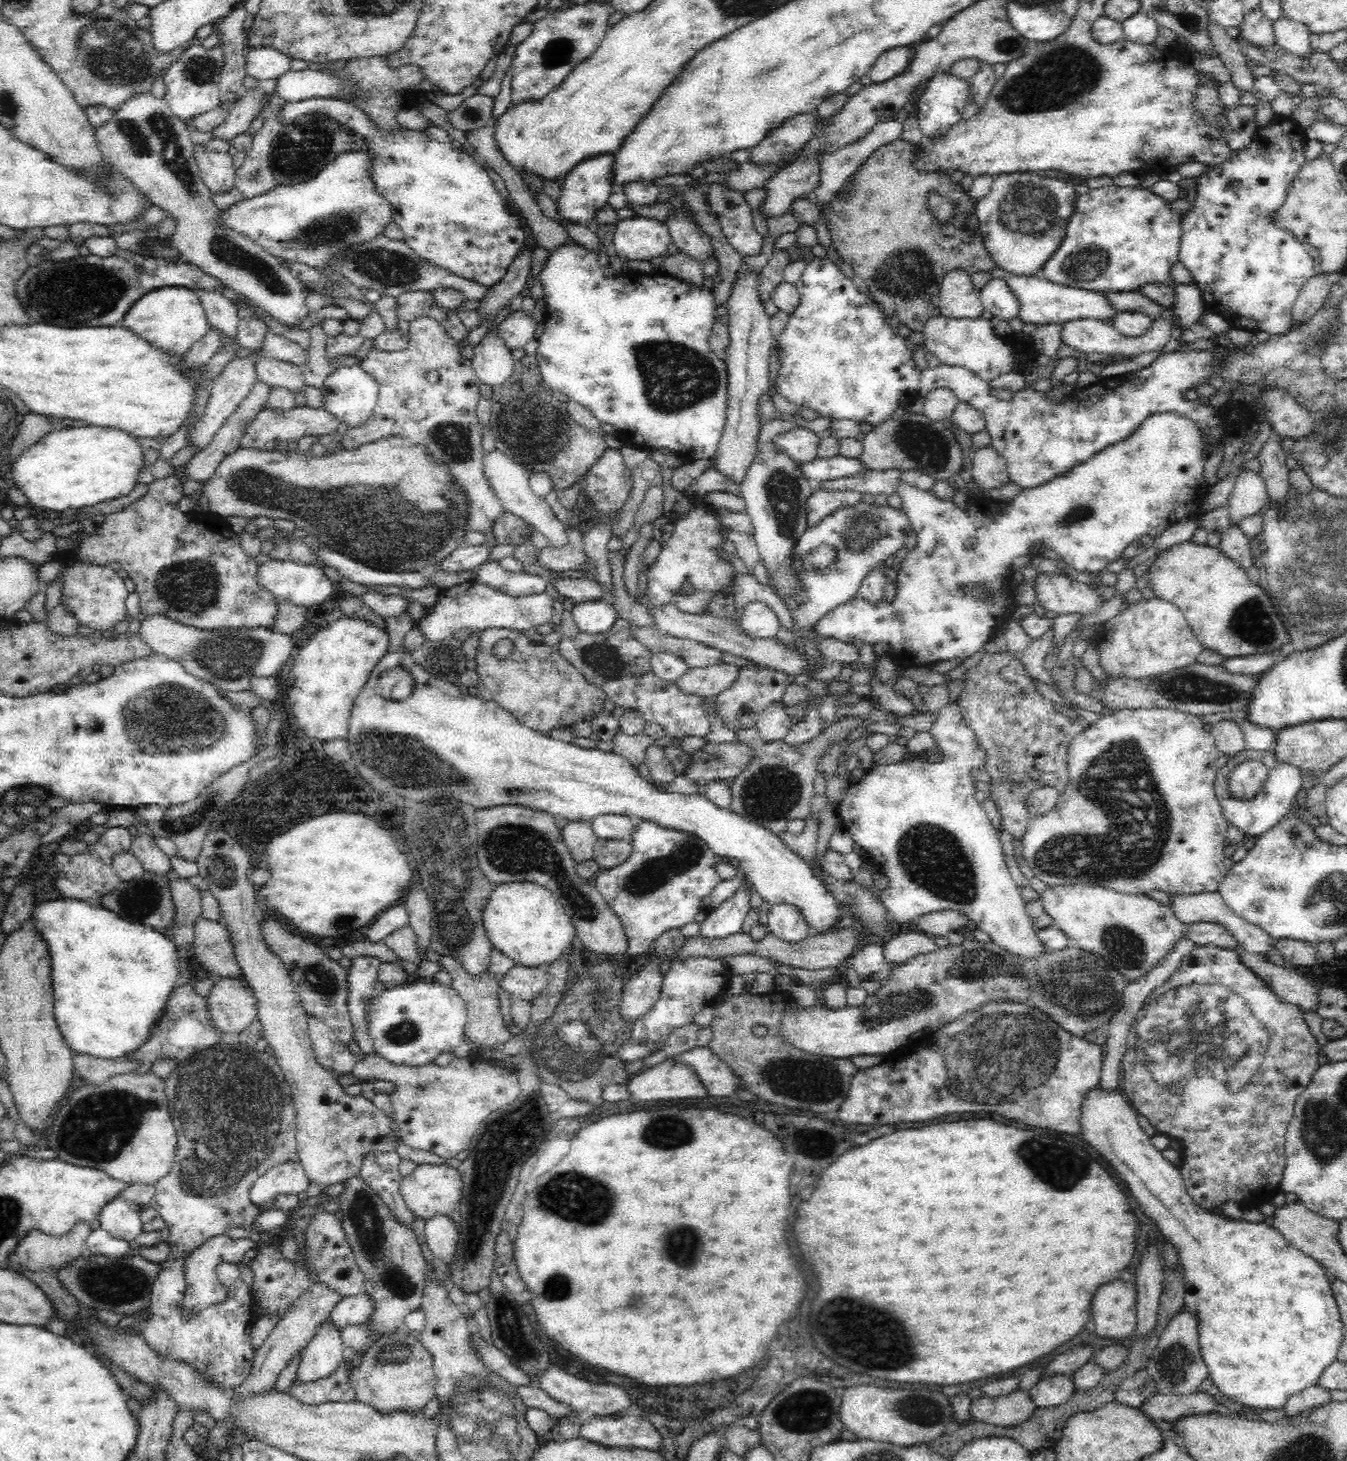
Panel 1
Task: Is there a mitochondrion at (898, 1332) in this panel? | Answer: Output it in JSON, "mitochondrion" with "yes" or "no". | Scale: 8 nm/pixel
{"mitochondrion":"yes"}

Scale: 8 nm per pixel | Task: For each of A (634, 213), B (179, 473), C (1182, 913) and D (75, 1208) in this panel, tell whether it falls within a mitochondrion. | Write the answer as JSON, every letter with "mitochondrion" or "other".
{"A":"other","B":"other","C":"other","D":"other"}

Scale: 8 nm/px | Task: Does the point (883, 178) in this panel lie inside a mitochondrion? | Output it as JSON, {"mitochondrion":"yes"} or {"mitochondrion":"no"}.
{"mitochondrion":"no"}

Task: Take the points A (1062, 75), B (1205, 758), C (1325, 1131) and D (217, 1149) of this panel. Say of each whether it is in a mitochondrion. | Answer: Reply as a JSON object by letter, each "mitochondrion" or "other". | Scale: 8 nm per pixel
{"A":"mitochondrion","B":"other","C":"mitochondrion","D":"mitochondrion"}

